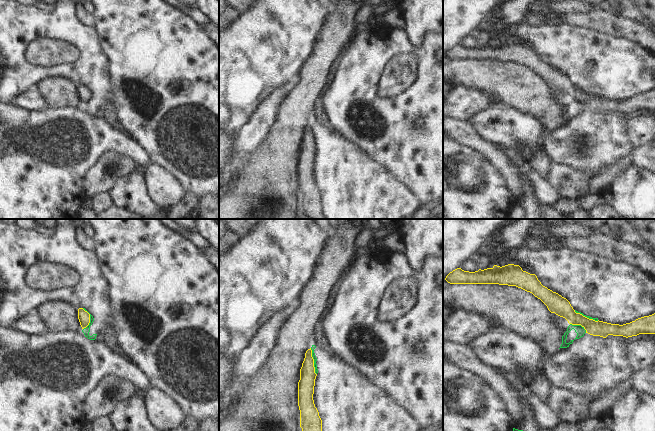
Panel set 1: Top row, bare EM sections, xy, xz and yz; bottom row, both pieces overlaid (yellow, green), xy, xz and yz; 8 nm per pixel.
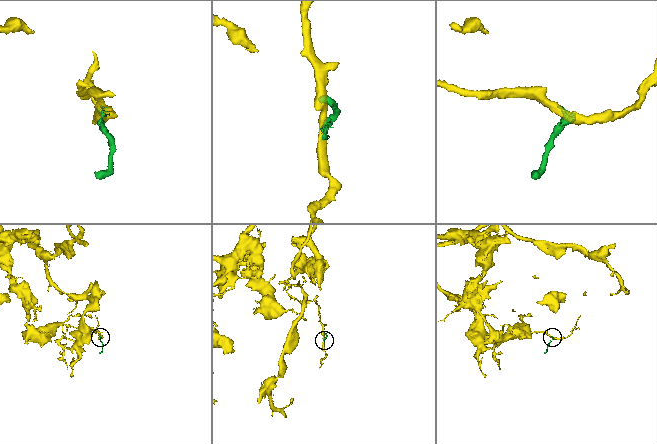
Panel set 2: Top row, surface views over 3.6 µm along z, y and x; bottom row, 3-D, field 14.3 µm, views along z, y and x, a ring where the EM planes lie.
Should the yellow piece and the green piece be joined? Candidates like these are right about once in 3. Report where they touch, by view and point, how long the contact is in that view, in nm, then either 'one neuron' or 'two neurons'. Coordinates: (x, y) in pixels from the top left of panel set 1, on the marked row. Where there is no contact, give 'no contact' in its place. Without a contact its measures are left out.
xz (313, 361) | 220 nm | two neurons

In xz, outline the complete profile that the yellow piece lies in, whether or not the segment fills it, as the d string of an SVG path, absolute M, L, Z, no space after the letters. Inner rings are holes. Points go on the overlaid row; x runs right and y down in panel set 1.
M310 348L305 353L298 382L298 406L302 431L322 431L322 420L313 400L316 376Z

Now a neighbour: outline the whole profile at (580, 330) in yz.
M570 324L567 328L567 331L562 336L562 344L560 348L569 347L569 345L572 344L575 339L583 337L585 333L586 330L581 325Z

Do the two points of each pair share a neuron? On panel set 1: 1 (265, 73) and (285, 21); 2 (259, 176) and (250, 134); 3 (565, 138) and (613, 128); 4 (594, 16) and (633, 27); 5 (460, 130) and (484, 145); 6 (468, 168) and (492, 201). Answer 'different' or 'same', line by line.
1: same
2: different
3: same
4: same
5: same
6: same

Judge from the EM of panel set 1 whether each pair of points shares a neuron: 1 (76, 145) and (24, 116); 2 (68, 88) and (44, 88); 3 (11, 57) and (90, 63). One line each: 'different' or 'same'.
1: same
2: same
3: same

